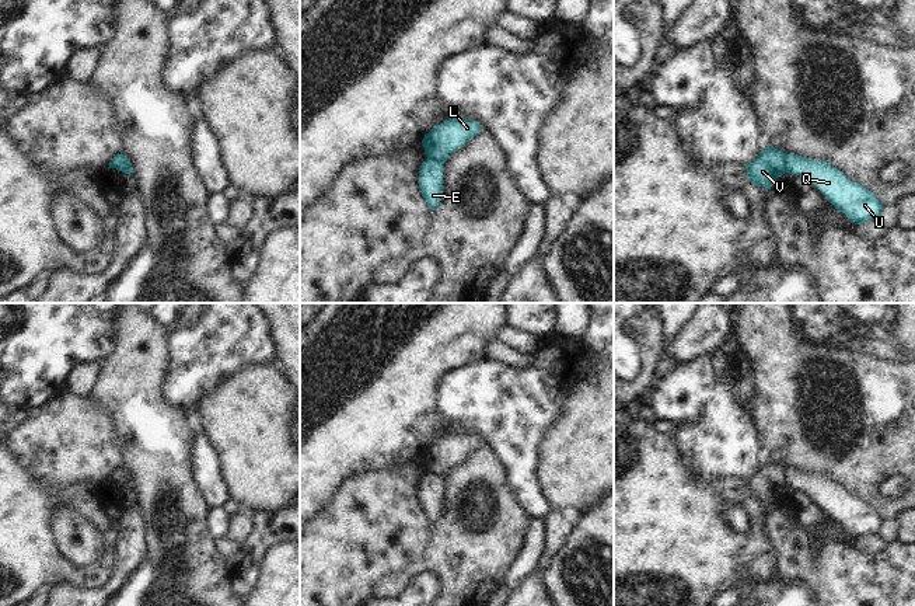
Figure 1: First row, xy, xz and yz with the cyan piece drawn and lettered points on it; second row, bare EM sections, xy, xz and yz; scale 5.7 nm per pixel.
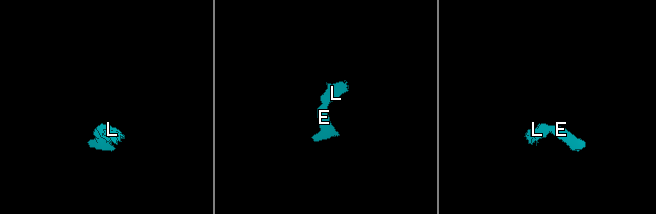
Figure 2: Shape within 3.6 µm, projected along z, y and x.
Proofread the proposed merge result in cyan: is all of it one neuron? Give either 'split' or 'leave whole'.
split

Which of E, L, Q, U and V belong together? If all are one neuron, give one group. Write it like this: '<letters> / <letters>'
E Q U / L V

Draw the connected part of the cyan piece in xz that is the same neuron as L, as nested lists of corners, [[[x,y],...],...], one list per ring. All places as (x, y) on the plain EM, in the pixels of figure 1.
[[[467,432],[446,433],[425,449],[422,459],[427,473],[444,477],[451,467],[462,462],[481,445],[476,435]]]

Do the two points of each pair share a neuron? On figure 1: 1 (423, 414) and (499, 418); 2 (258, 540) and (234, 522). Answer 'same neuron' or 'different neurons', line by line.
1: different neurons
2: different neurons

